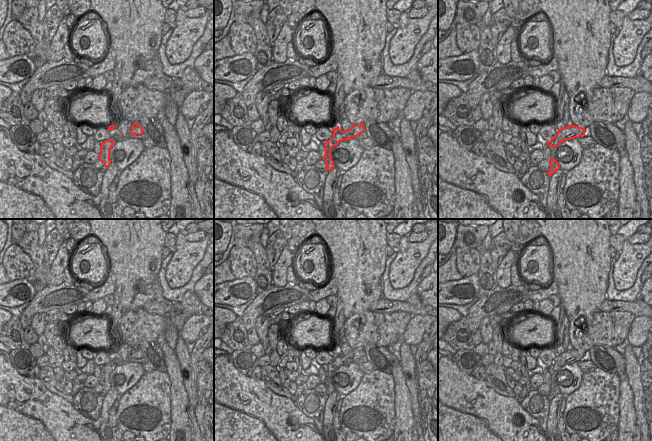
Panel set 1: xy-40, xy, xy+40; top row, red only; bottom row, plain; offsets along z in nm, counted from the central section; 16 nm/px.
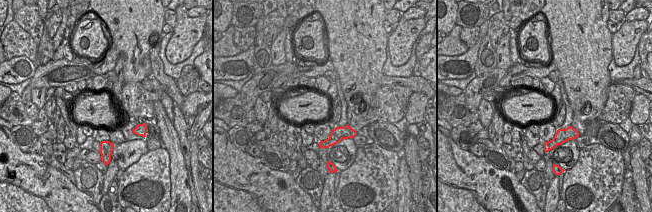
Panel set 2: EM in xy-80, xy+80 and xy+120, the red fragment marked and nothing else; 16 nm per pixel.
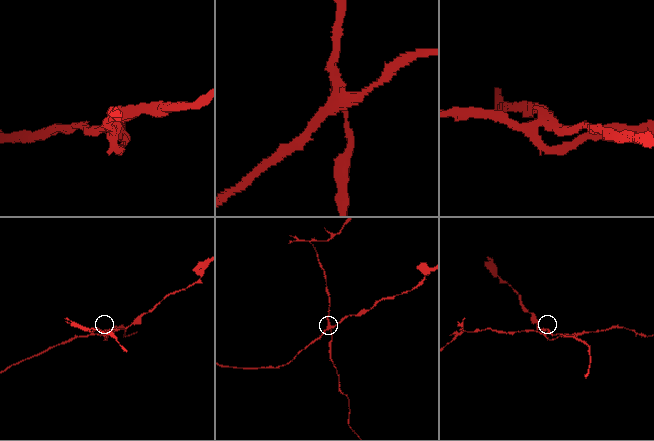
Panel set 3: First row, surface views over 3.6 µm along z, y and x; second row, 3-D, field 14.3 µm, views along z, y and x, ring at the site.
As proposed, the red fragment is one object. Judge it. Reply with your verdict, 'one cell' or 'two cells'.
two cells

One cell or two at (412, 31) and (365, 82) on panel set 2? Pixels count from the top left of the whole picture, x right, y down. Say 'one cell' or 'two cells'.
two cells

